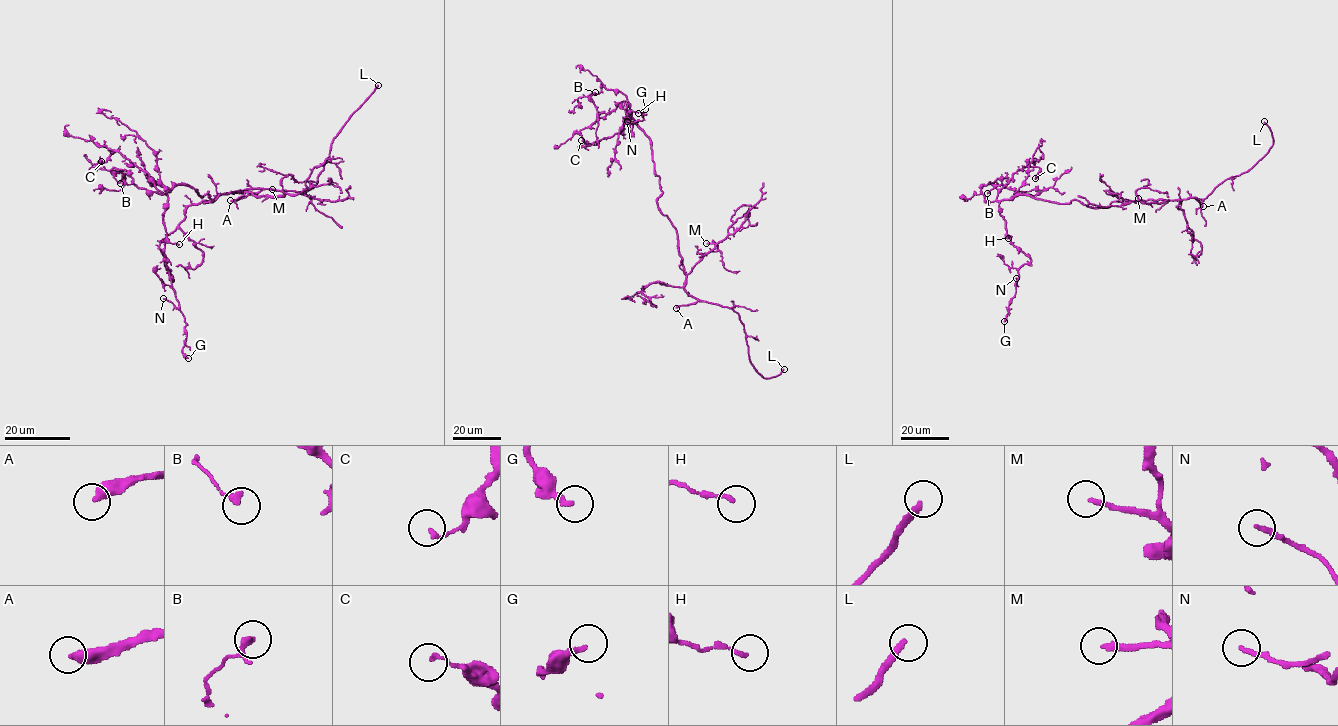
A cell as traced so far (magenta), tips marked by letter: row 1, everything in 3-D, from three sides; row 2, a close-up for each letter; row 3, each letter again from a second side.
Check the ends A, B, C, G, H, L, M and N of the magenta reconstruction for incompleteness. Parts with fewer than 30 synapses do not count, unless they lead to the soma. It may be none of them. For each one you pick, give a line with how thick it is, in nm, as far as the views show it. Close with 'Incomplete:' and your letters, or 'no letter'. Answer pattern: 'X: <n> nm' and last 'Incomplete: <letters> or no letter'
A: 400 nm
L: 240 nm
N: 180 nm
Incomplete: A, L, N

